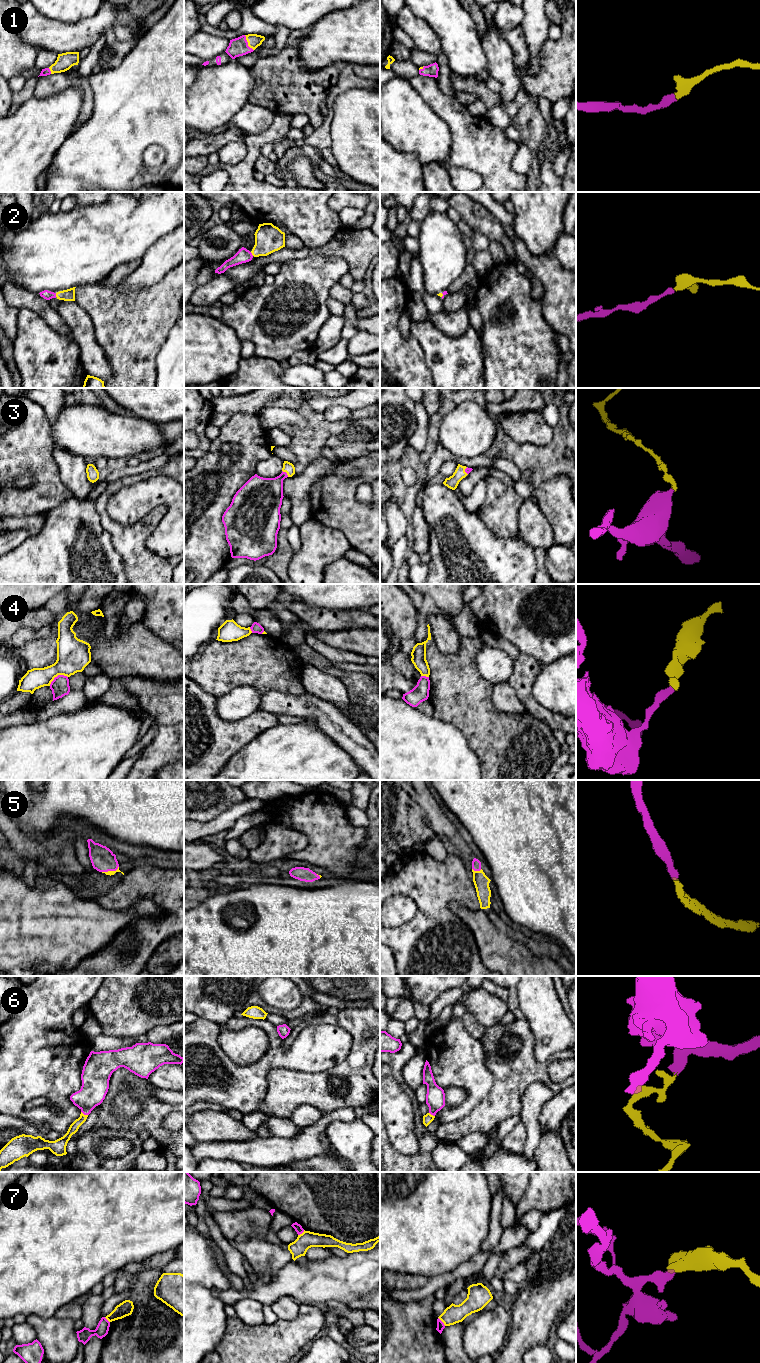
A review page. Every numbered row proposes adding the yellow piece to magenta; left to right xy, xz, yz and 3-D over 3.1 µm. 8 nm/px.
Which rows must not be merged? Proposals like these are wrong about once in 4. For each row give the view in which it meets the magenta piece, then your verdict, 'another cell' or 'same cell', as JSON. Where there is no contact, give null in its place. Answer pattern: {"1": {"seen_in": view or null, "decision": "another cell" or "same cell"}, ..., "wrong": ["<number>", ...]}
{"1": {"seen_in": "xz", "decision": "same cell"}, "2": {"seen_in": "xy", "decision": "same cell"}, "3": {"seen_in": "xz", "decision": "same cell"}, "4": {"seen_in": "xy", "decision": "another cell"}, "5": {"seen_in": "yz", "decision": "same cell"}, "6": {"seen_in": "xy", "decision": "same cell"}, "7": {"seen_in": "yz", "decision": "another cell"}, "wrong": ["4", "7"]}

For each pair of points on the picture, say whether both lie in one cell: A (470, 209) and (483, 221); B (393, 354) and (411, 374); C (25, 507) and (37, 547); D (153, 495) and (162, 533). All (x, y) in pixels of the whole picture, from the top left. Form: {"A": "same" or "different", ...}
{"A": "same", "B": "same", "C": "different", "D": "same"}

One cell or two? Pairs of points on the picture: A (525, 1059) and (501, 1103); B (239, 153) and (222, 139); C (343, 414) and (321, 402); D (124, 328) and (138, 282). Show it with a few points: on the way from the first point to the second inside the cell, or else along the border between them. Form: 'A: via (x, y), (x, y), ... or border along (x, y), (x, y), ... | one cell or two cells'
A: via (519, 1070), (516, 1079), (506, 1092) | one cell
B: border along (244, 139), (229, 141), (216, 152) | two cells
C: border along (351, 409), (340, 405), (330, 405), (323, 413) | two cells
D: border along (159, 282), (144, 288), (116, 287) | two cells

